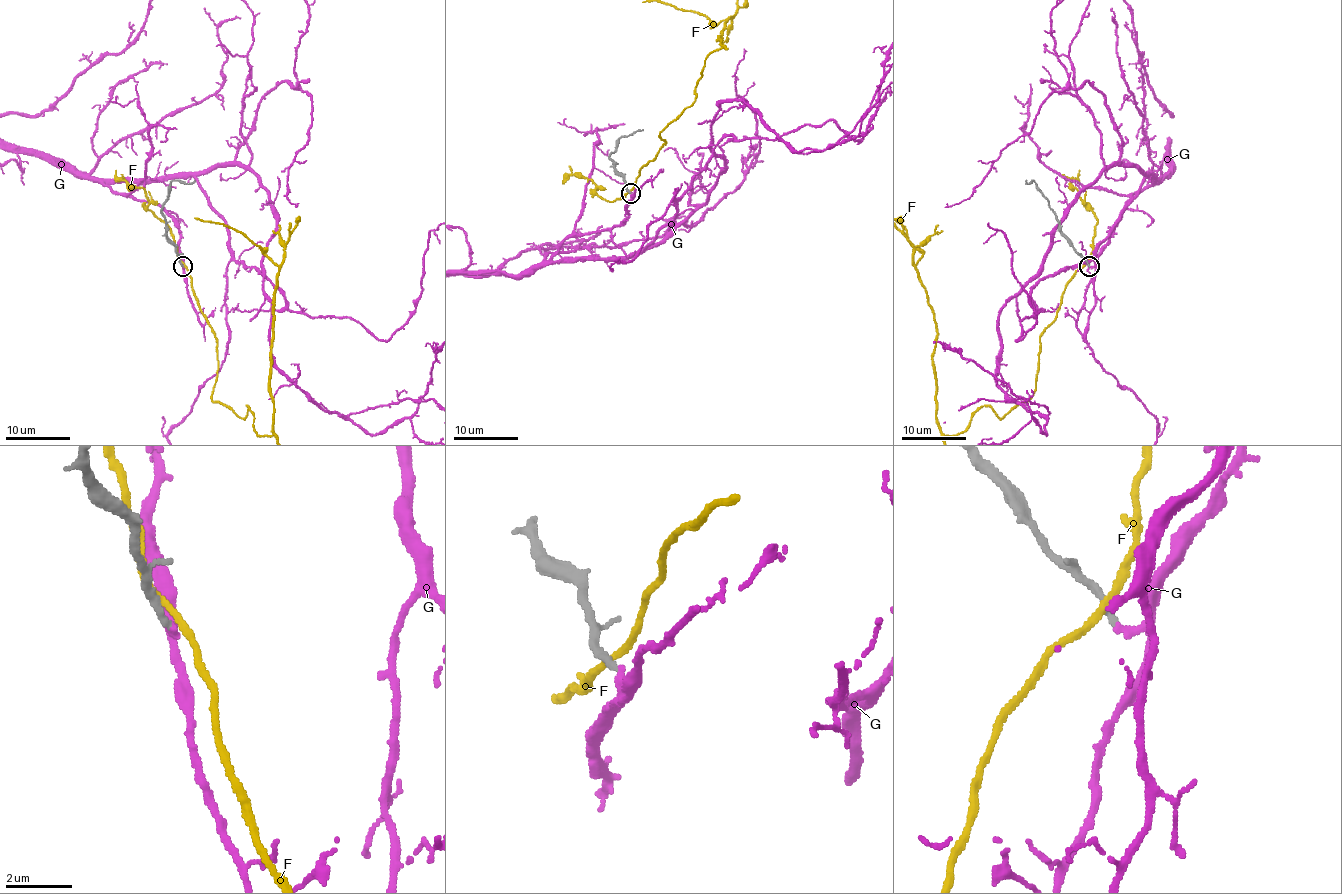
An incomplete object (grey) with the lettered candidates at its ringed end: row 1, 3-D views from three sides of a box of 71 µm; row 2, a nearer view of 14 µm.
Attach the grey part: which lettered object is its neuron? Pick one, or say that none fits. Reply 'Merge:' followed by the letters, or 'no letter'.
Merge: G

